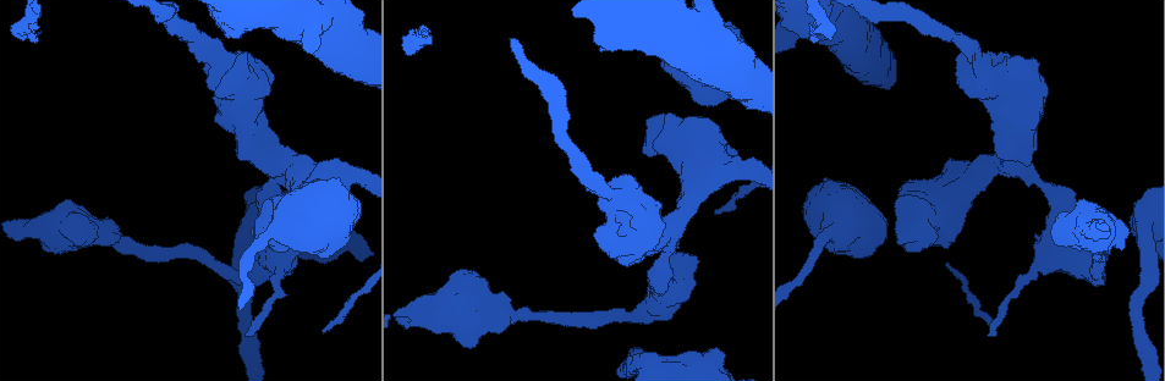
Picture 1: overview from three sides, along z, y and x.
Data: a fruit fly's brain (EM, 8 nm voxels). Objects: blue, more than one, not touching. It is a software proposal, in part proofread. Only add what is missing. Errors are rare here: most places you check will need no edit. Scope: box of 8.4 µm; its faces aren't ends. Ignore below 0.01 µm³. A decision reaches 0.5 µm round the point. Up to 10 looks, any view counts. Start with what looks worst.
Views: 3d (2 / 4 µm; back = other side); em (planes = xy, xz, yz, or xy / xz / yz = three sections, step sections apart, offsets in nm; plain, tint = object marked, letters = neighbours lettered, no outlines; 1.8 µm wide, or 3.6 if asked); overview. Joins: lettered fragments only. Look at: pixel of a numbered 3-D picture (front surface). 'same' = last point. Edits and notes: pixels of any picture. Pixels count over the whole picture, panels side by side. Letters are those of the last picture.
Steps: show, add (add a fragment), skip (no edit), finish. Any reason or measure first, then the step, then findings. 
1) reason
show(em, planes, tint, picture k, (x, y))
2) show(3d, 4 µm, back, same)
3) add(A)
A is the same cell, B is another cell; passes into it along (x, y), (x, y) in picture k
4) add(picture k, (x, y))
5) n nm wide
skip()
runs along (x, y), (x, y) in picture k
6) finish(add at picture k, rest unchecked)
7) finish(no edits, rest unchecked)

branch stops here
show(3d, 2 µm, picture 1, (716, 211))

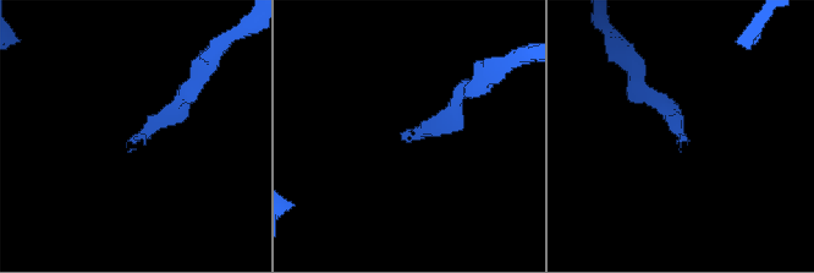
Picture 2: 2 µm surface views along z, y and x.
show(em, xy, step 8, letters, picture 2, (684, 138))

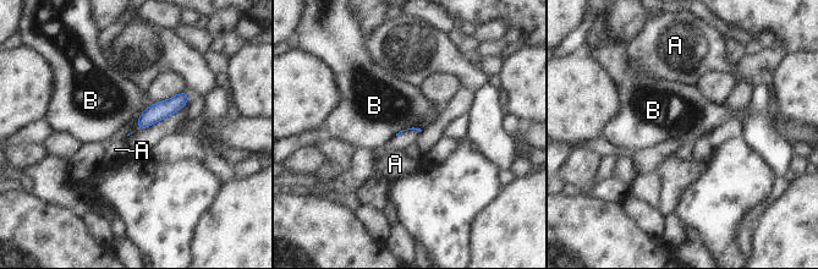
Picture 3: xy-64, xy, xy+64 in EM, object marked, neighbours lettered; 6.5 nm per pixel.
skip()
A and B are other cells; no lettered fragment goes on from it

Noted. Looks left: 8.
thick turns thin
show(em, planes, letters, picture 1, (1096, 232))

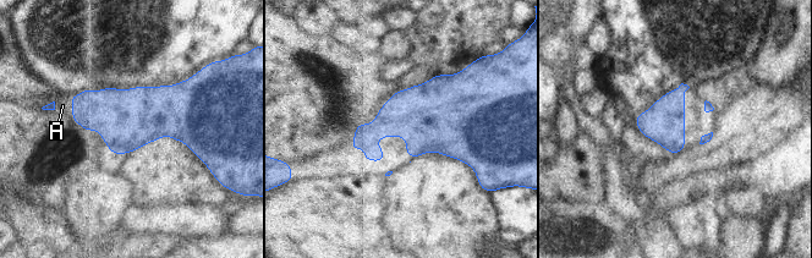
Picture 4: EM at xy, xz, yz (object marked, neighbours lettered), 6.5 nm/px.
skip()
A is another cell; border along (69, 98), (72, 105), (71, 113) in picture 4; none of them fits

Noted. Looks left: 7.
branch stops here
show(3d, 4 µm, picture 1, (735, 155))

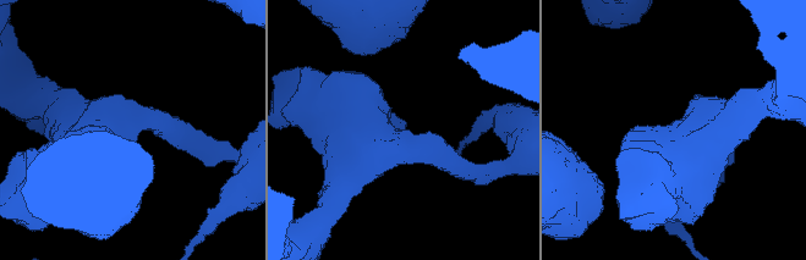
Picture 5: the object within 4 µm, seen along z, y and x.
need the tissue
show(em, 3.6 µm, planes, letters, picture 5, (404, 130))

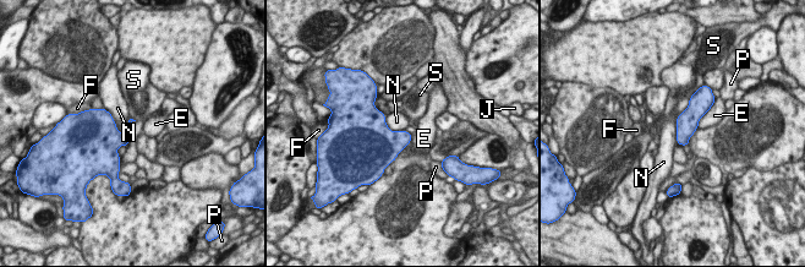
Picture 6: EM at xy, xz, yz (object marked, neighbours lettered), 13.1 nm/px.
skip()
E, F, J, N, P and S are other cells; border along (103, 107), (122, 135) in picture 6; none of them fits

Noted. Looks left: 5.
calibre changes
show(3d, 4 µm, picture 1, (279, 272))

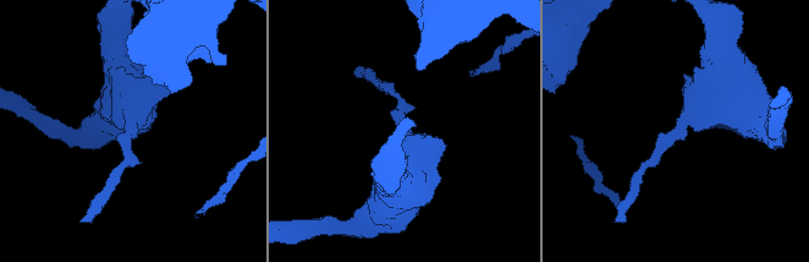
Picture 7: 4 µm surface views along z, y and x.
need the tissue
show(em, xy, step 4, tint, picture 7, (132, 127))

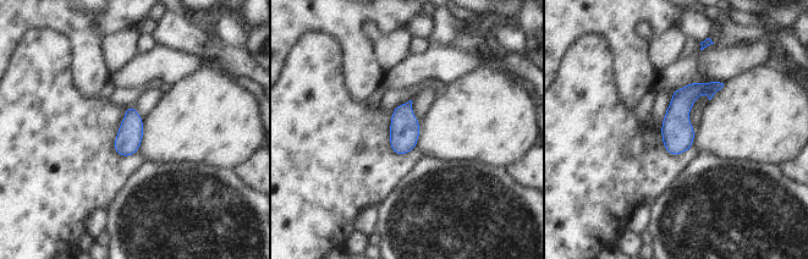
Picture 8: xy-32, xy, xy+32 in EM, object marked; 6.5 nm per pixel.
cut it another way
show(em, yz, step 16, letters, same)

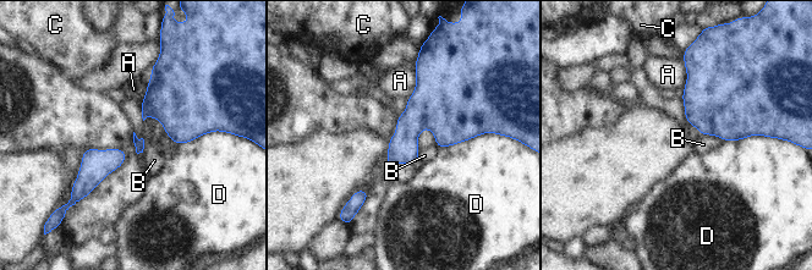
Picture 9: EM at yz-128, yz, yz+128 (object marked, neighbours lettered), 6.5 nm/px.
skip()
A, B, C and D are other cells; border along (701, 134), (716, 134), (724, 141) in picture 9; no lettered fragment goes on from it

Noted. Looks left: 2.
finish(no edits, rest unchecked)

